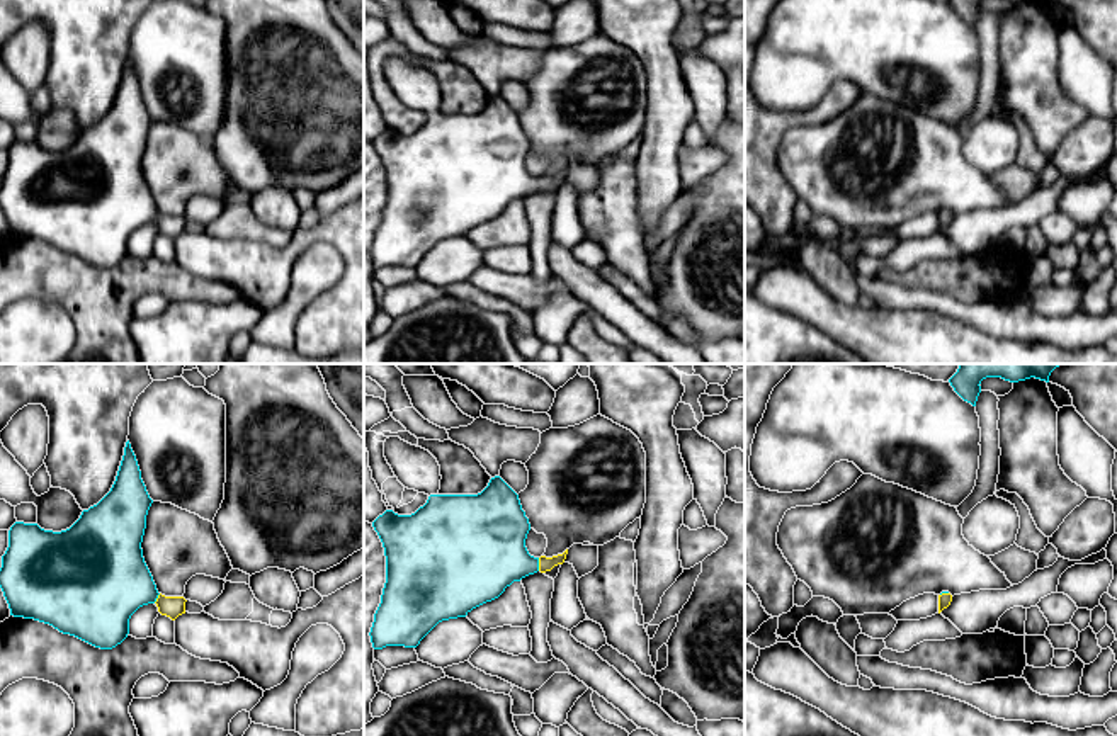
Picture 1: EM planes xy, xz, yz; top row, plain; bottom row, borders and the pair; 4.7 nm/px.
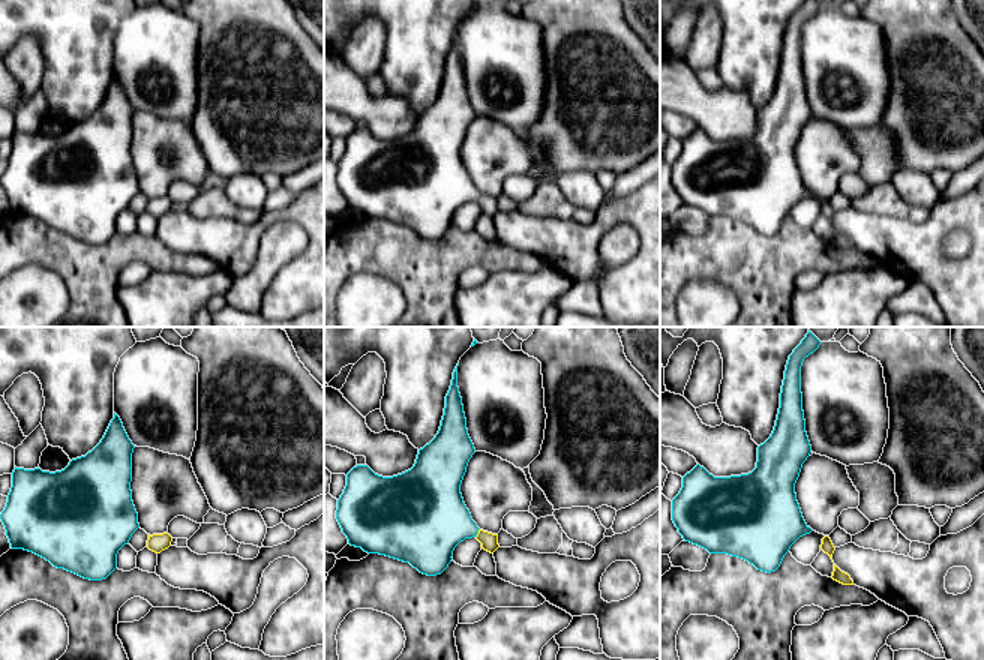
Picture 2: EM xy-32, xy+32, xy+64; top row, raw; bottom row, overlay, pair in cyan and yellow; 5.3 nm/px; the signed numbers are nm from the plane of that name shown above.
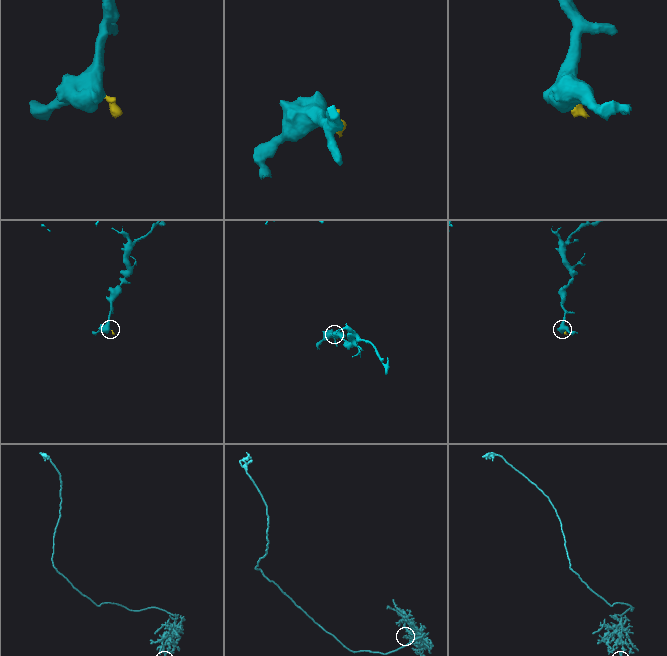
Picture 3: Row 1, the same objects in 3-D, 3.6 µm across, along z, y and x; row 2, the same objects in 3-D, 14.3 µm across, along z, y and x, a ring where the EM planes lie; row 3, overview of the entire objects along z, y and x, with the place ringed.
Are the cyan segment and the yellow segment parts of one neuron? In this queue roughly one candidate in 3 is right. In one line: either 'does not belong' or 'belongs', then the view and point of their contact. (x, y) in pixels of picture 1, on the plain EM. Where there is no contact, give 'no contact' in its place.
belongs; meets cyan in xz at (538, 184)

